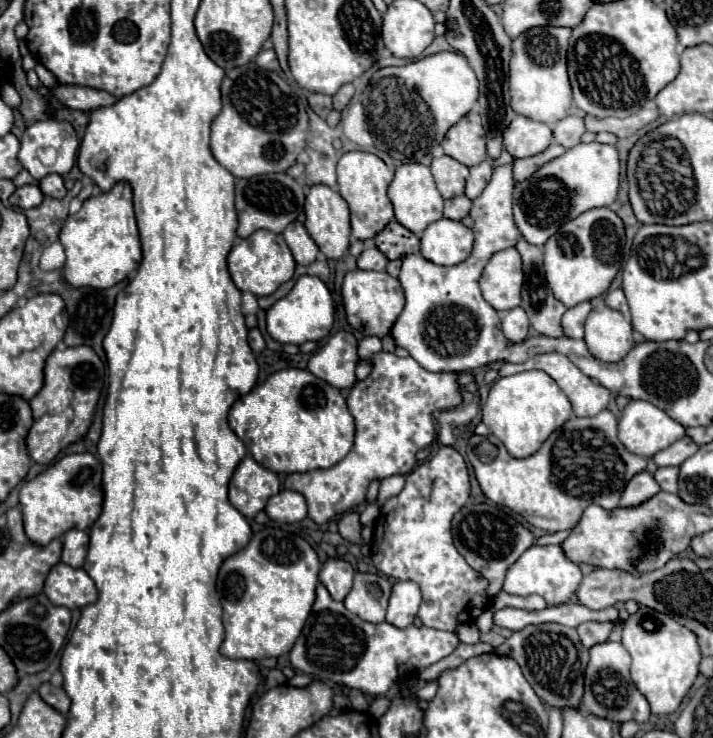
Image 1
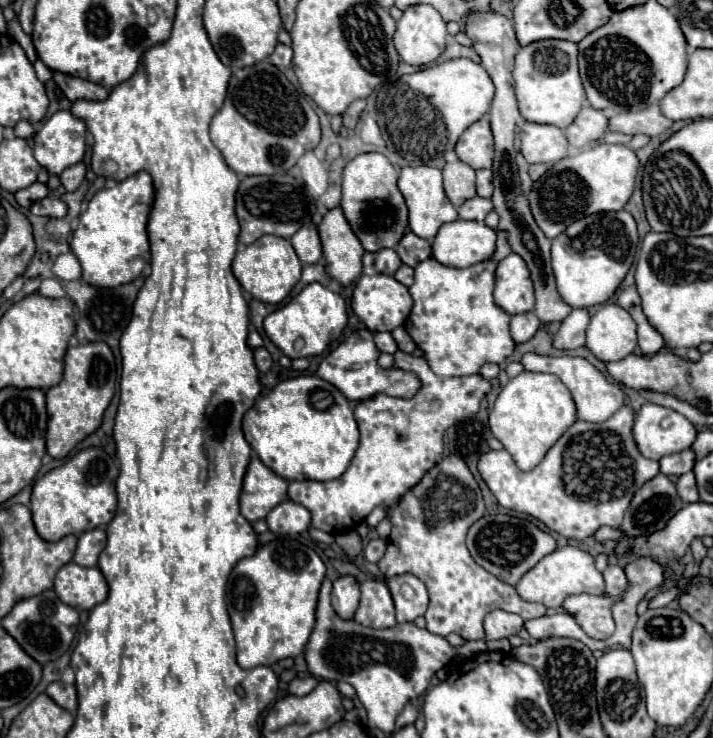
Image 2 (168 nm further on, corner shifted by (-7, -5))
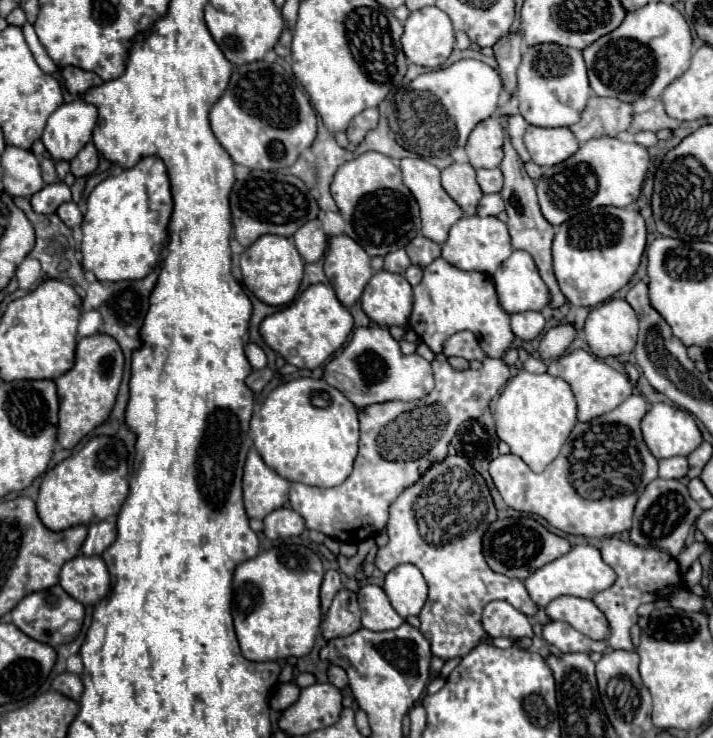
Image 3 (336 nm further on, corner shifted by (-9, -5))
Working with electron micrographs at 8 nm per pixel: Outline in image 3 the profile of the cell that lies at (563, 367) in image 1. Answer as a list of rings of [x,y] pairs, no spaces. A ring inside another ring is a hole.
[[[573,350],[557,360],[551,360],[547,366],[547,372],[551,376],[559,376],[563,378],[577,400],[577,420],[579,422],[589,422],[597,416],[603,416],[605,412],[611,412],[613,408],[617,408],[617,404],[621,404],[623,400],[627,400],[633,394],[633,386],[629,384],[627,376],[613,370],[611,366],[607,366],[605,362],[601,362],[599,358],[595,358],[593,354],[585,352],[585,350]]]

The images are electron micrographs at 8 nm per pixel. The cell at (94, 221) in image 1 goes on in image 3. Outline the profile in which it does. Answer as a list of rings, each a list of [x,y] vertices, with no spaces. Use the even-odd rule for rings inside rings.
[[[147,156],[135,164],[135,168],[123,170],[119,176],[111,176],[95,186],[95,190],[87,198],[87,214],[83,216],[81,230],[81,254],[83,254],[83,268],[93,272],[99,282],[121,282],[121,280],[139,280],[145,278],[157,264],[161,250],[167,242],[167,224],[171,218],[173,200],[171,200],[171,186],[167,178],[165,164],[155,158]]]

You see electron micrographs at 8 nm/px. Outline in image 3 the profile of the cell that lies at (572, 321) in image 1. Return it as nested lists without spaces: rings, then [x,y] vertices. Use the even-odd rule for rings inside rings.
[[[561,324],[545,332],[541,344],[539,344],[539,354],[543,360],[559,358],[569,344],[577,338],[577,326],[575,324]]]

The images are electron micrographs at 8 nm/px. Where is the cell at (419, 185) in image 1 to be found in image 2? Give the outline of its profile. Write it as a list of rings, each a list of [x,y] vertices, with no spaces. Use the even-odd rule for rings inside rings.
[[[405,166],[405,168],[401,168],[399,190],[403,192],[407,208],[409,208],[411,232],[415,232],[417,236],[423,236],[425,240],[433,240],[443,224],[459,218],[455,206],[449,202],[449,198],[443,192],[441,170],[437,170],[437,168],[431,168],[431,166]]]

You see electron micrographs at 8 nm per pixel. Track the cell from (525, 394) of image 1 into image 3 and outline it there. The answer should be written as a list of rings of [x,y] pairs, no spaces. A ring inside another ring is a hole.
[[[519,370],[519,374],[503,388],[495,406],[497,436],[507,442],[511,452],[517,454],[533,472],[543,472],[545,466],[559,454],[575,422],[577,404],[569,384],[549,374]]]

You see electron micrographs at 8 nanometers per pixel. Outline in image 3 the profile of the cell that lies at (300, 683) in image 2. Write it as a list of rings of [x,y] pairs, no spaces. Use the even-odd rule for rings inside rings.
[[[289,682],[289,684],[277,684],[277,688],[273,690],[271,694],[271,708],[275,710],[285,710],[289,708],[297,696],[299,696],[301,688],[295,684],[295,682]]]

